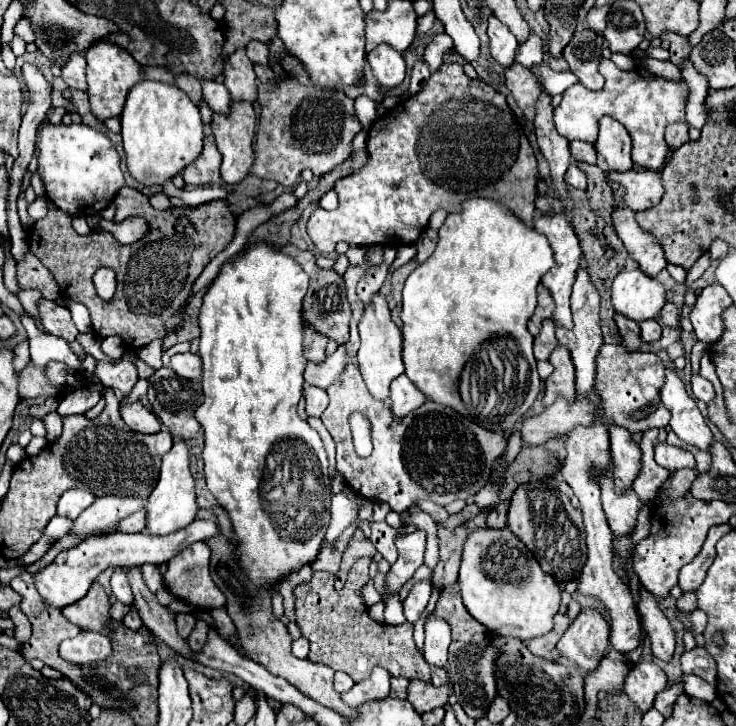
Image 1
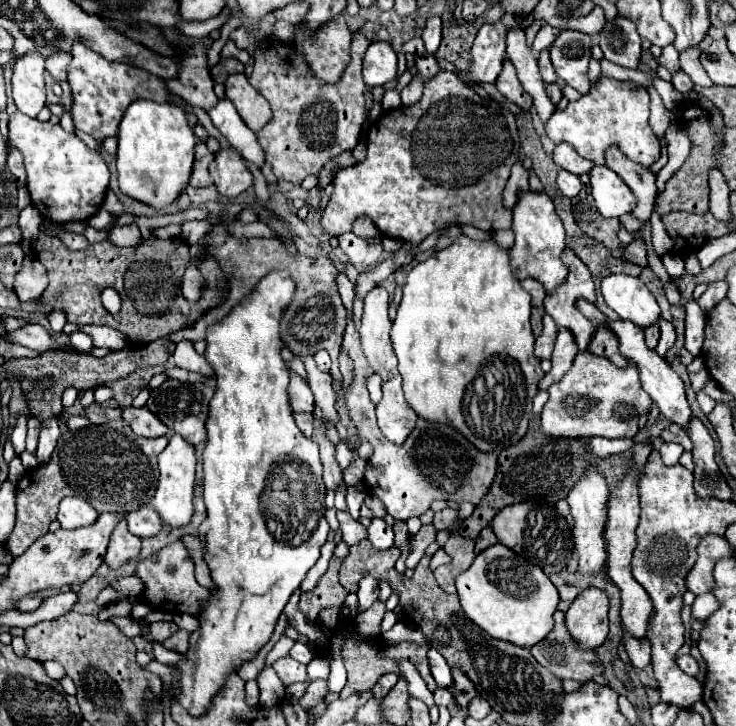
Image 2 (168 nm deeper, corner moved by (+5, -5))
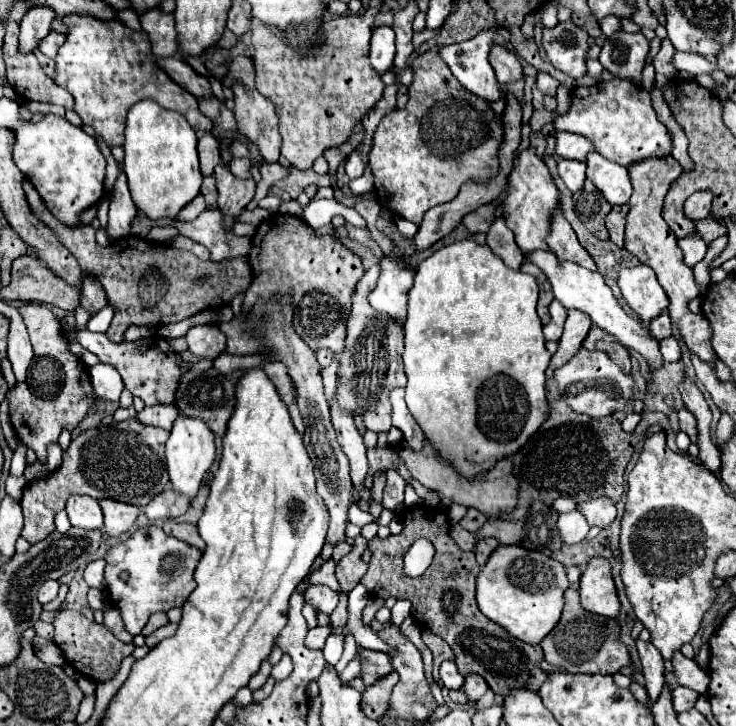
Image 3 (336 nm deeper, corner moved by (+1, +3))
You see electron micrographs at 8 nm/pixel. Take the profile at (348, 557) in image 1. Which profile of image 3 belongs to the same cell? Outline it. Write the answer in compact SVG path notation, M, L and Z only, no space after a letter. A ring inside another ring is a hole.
M427 505L409 507L403 515L403 527L405 529L401 535L391 535L387 539L375 537L369 541L371 561L365 577L361 579L361 585L369 593L383 599L409 599L413 605L413 617L425 629L431 629L441 639L445 639L447 645L453 649L455 663L463 677L473 673L481 675L491 691L501 697L507 697L513 689L539 691L539 687L549 679L549 673L541 669L541 647L511 637L503 627L499 627L479 611L475 601L475 577L479 573L479 565L473 551L461 551L447 535L451 529L447 513ZM419 537L425 537L435 545L435 557L429 571L425 571L421 577L407 577L403 573L403 557L411 543ZM453 569L459 571L455 579L451 577Z

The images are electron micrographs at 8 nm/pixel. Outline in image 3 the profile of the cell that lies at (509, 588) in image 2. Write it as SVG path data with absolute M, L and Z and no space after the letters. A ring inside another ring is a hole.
M499 545L477 575L477 605L485 617L489 617L491 621L507 629L513 637L537 645L557 625L563 609L563 593L567 587L569 583L567 583L565 569L553 557L541 551L527 551L515 545Z

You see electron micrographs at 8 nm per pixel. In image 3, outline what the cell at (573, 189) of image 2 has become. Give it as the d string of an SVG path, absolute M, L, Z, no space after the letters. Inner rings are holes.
M559 159L557 167L559 167L561 179L565 181L565 185L567 185L567 189L571 193L575 193L575 191L579 191L583 187L585 171L587 171L585 163L581 163L581 161L569 161L569 159Z

